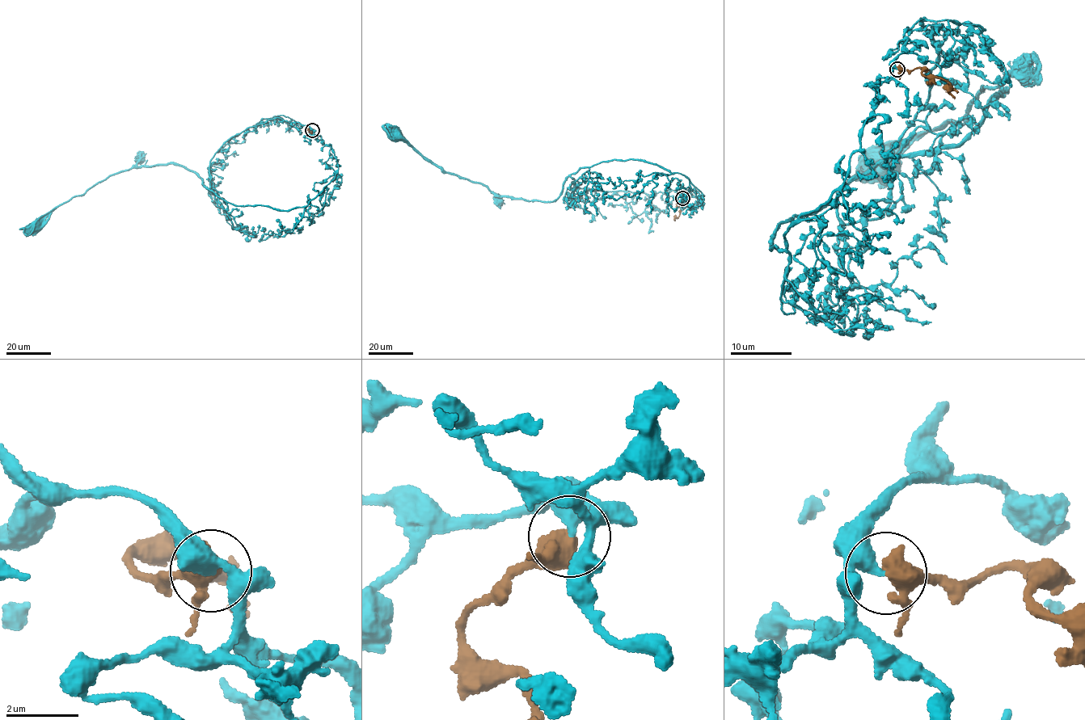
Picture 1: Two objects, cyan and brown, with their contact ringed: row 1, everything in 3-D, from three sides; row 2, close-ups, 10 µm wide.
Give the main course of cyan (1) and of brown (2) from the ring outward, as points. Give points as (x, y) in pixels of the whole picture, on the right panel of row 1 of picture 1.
1: (897, 69), (924, 18), (939, 61), (884, 165), (954, 147), (1006, 88), (877, 169)
2: (897, 69), (919, 68), (924, 75), (948, 83), (950, 94), (955, 98)

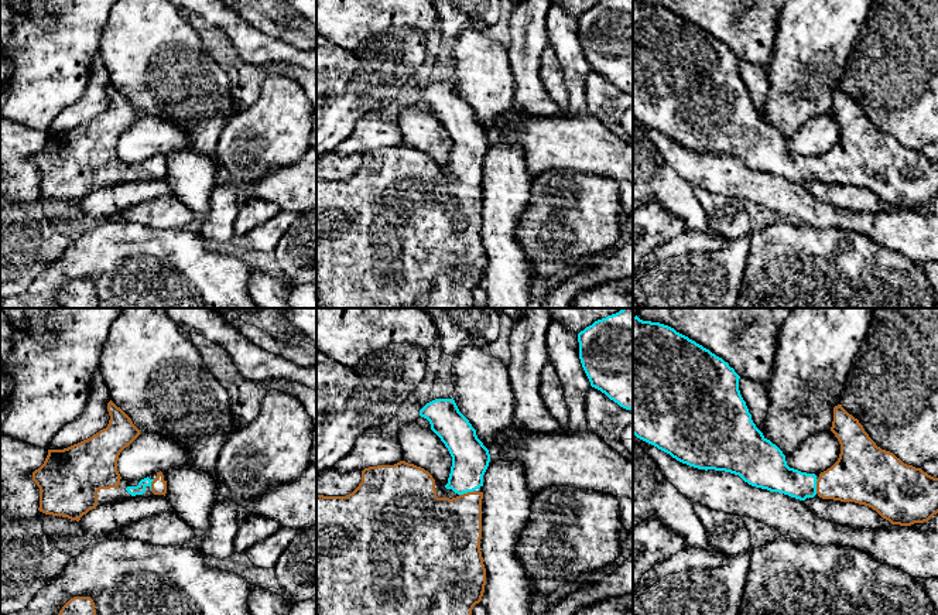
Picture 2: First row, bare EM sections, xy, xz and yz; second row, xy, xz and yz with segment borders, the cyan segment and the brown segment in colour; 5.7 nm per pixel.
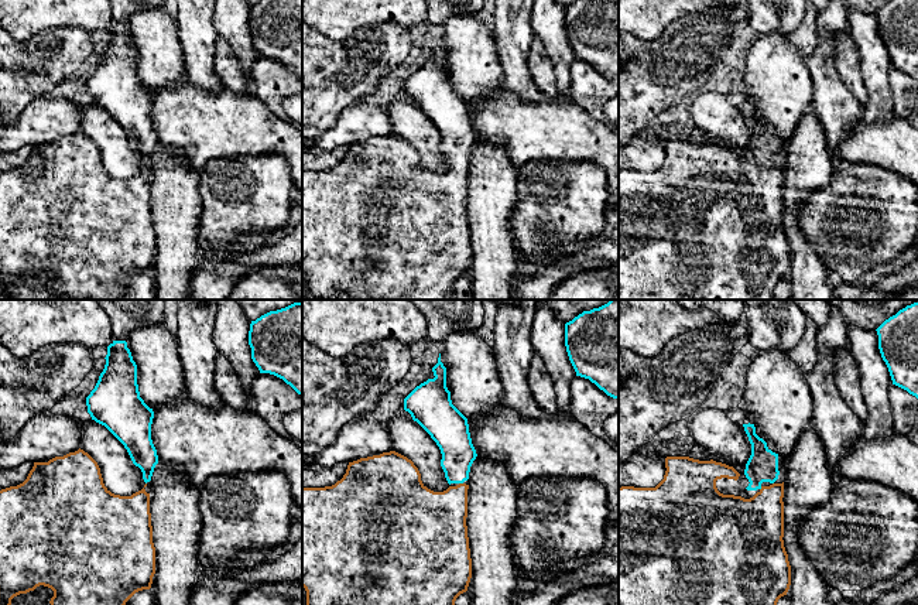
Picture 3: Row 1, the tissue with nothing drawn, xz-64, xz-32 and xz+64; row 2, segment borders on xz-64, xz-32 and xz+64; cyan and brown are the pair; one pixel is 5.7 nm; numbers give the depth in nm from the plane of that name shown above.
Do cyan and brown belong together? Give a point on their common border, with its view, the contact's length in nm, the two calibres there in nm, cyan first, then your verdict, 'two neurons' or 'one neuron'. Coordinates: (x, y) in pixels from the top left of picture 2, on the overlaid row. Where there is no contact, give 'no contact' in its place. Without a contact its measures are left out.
xz (466, 492) | 90 nm | 220/380 nm | one neuron

